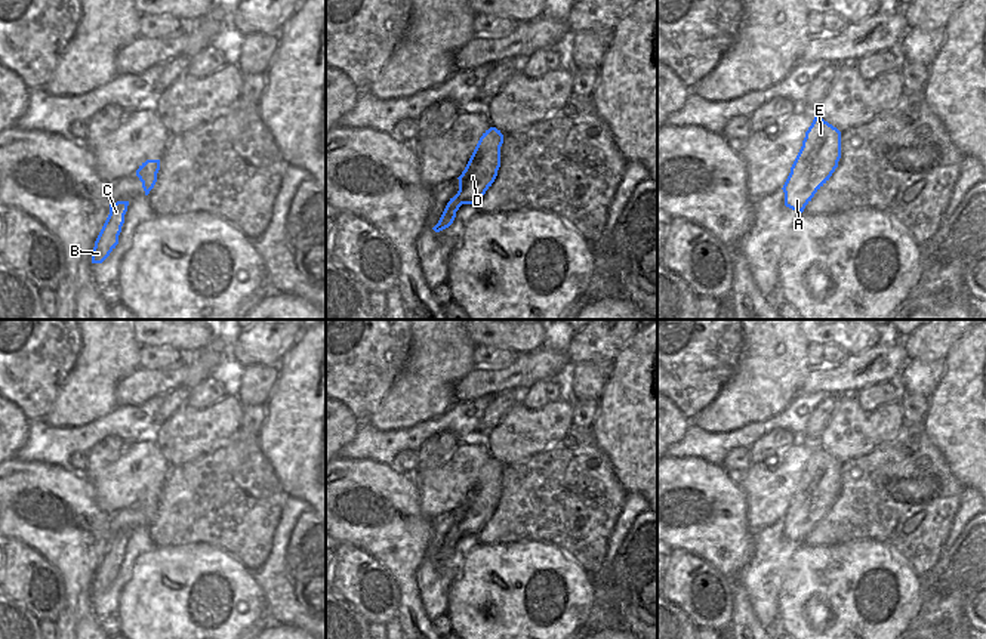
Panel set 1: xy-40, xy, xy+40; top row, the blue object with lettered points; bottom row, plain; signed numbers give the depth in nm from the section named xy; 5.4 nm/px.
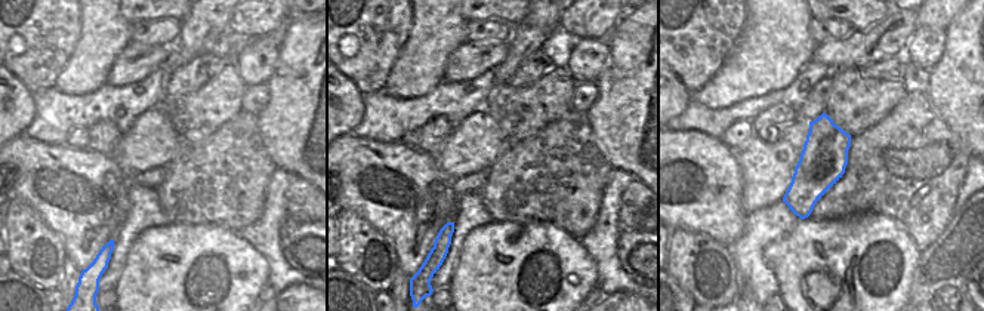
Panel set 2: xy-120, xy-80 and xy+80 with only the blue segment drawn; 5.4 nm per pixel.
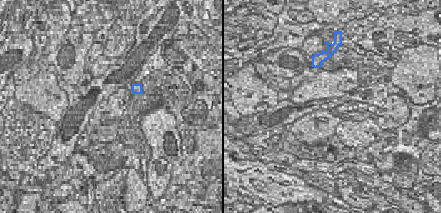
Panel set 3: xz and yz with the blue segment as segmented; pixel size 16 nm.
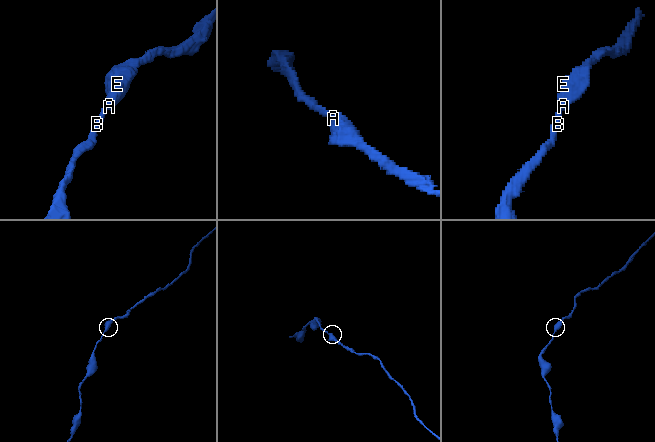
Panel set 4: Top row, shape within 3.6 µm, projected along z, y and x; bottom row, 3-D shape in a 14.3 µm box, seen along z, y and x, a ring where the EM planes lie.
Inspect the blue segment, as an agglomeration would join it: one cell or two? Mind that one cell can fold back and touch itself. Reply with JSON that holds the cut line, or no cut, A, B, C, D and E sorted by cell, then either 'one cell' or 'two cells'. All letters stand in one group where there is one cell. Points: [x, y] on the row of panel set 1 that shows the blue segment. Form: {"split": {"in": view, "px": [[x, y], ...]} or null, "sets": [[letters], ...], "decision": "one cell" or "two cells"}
{"split": null, "sets": [["A", "B", "C", "D", "E"]], "decision": "one cell"}

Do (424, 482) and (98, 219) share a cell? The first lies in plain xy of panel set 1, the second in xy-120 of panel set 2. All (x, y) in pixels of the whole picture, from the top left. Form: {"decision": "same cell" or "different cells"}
{"decision": "different cells"}

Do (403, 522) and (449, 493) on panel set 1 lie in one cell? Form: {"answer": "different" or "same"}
{"answer": "different"}

